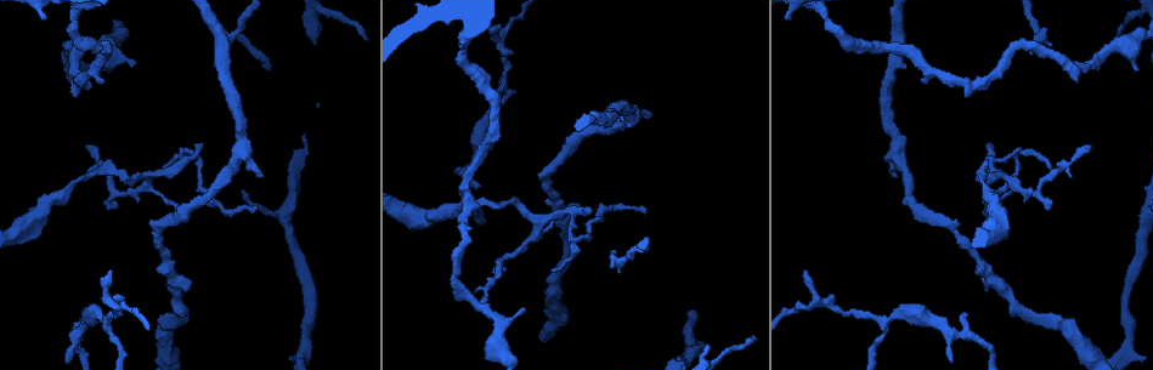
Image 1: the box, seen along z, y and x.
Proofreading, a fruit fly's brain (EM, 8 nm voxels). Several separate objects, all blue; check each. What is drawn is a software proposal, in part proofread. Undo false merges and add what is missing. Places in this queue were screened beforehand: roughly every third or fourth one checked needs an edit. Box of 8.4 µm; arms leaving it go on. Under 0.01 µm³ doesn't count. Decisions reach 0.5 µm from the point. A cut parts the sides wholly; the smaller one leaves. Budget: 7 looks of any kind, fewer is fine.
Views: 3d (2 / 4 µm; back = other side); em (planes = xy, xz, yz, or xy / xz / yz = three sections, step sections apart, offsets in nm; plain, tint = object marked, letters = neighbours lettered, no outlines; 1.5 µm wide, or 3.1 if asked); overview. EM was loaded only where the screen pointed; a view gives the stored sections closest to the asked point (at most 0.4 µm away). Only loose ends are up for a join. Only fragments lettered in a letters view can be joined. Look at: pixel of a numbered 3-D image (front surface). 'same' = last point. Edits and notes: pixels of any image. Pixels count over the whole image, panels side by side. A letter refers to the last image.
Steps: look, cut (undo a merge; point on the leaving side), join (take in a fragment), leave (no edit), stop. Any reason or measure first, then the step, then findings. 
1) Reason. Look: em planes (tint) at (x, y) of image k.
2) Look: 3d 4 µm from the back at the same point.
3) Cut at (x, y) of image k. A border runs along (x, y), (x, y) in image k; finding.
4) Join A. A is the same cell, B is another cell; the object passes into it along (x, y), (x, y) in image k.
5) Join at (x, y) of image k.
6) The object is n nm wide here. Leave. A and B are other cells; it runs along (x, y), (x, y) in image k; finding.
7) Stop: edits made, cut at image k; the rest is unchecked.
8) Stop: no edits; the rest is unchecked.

Look: em xz step 4 (tint) at (555, 272) of image 1.

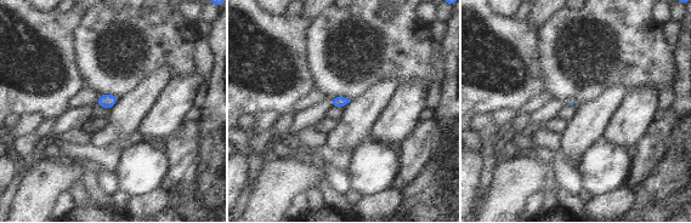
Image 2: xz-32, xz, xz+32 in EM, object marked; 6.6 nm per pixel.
Another direction. Look: em xy step 8 (letters) at the same point.

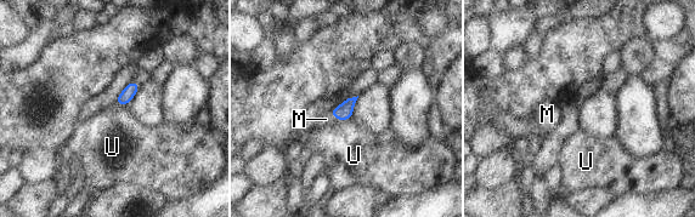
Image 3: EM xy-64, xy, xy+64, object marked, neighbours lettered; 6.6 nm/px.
Join M. M is the same cell, U is another cell; the object passes into it along (344, 112), (333, 115), (326, 119) in image 3; the neuron continues.

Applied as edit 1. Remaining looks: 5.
See it whole again. Look: overview.

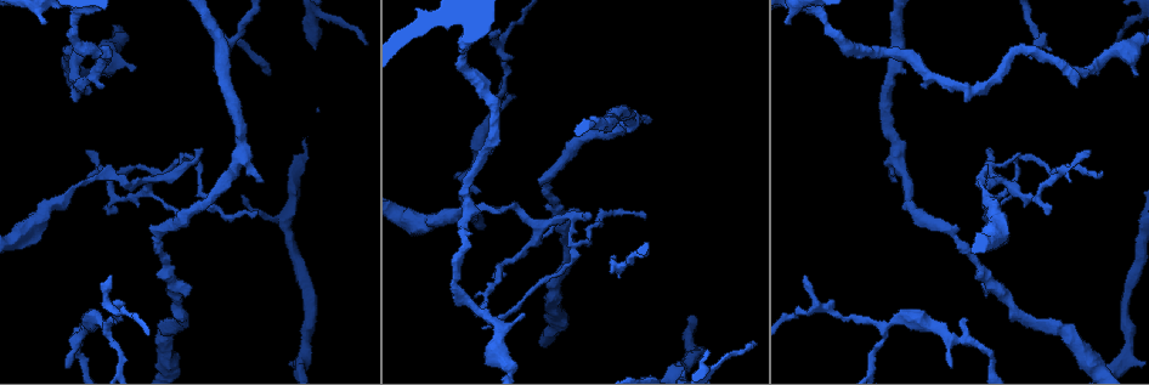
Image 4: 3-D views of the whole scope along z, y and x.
End of a long branch. Look: 3d 2 µm at (644, 220) of image 4.

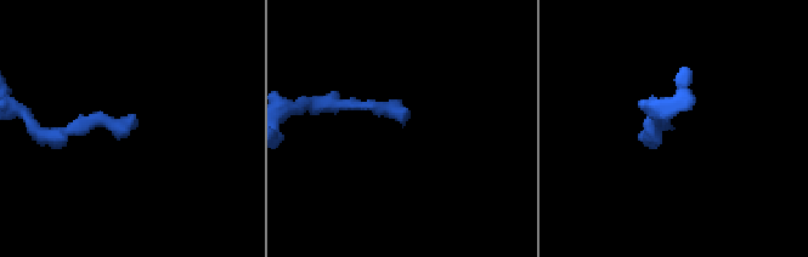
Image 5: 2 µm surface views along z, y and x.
Look: em xy step 4 (tint) at (672, 128) of image 5.

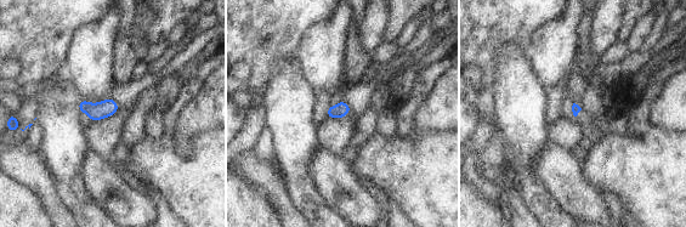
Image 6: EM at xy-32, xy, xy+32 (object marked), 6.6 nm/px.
Another direction. Look: em planes (letters) at the same point.

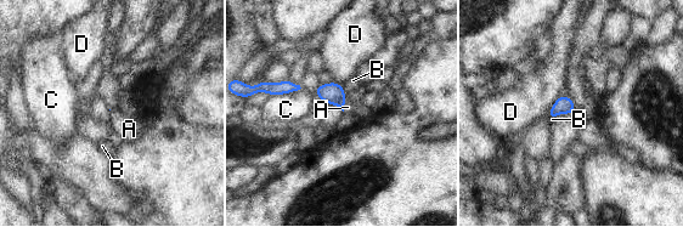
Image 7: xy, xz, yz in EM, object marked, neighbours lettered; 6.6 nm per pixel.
The longest contact is with C, 220 nm. Join A. A is the same cell, B, C and D are other cells; the object passes into it along (332, 94), (343, 107), (348, 107) in image 7; the neuron continues.

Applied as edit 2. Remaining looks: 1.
Stop: edits made, join at image 3, join at image 7; the rest is unchecked.

